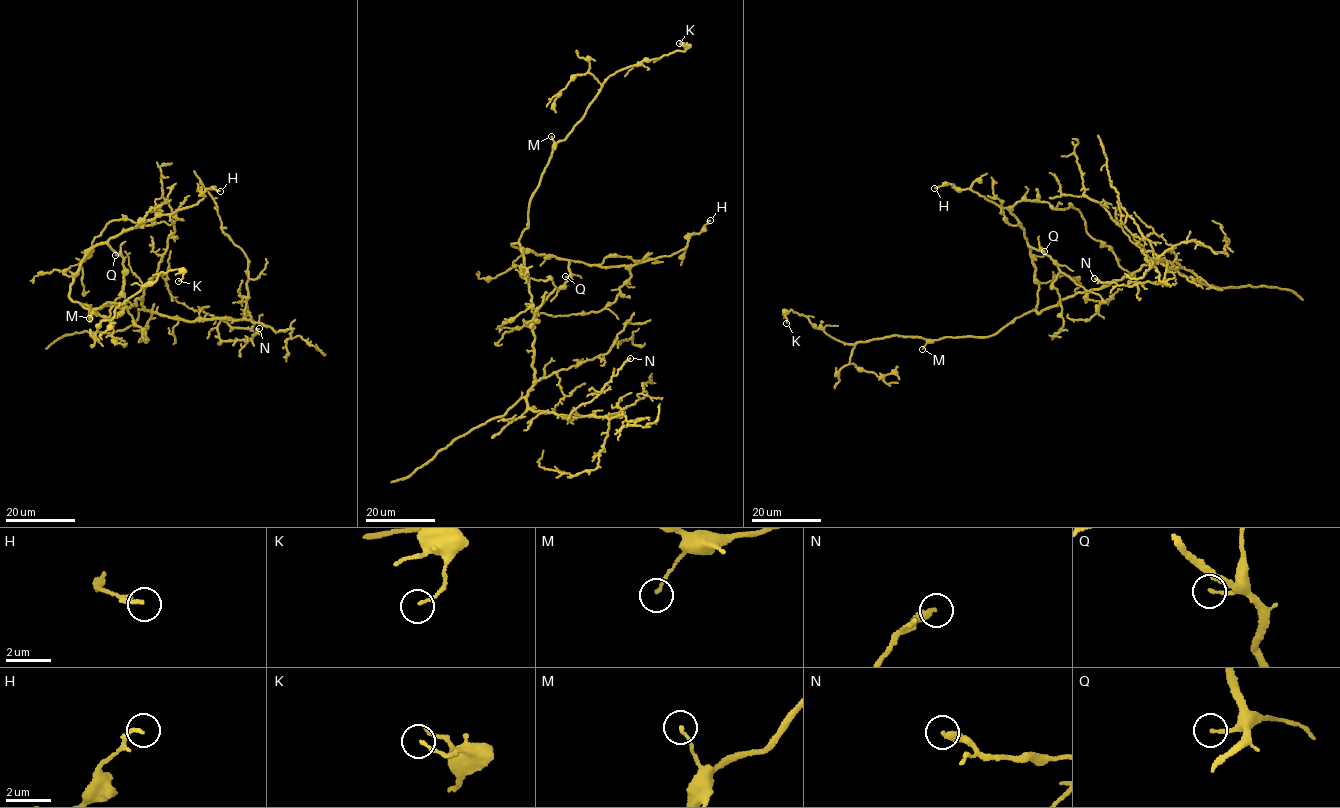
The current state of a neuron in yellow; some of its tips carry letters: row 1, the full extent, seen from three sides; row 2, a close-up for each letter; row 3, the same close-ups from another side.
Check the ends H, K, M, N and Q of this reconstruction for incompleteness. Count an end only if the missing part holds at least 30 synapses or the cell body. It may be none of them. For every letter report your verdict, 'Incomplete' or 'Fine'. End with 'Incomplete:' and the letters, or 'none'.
H: Fine
K: Fine
M: Fine
N: Fine
Q: Fine
Incomplete: none

